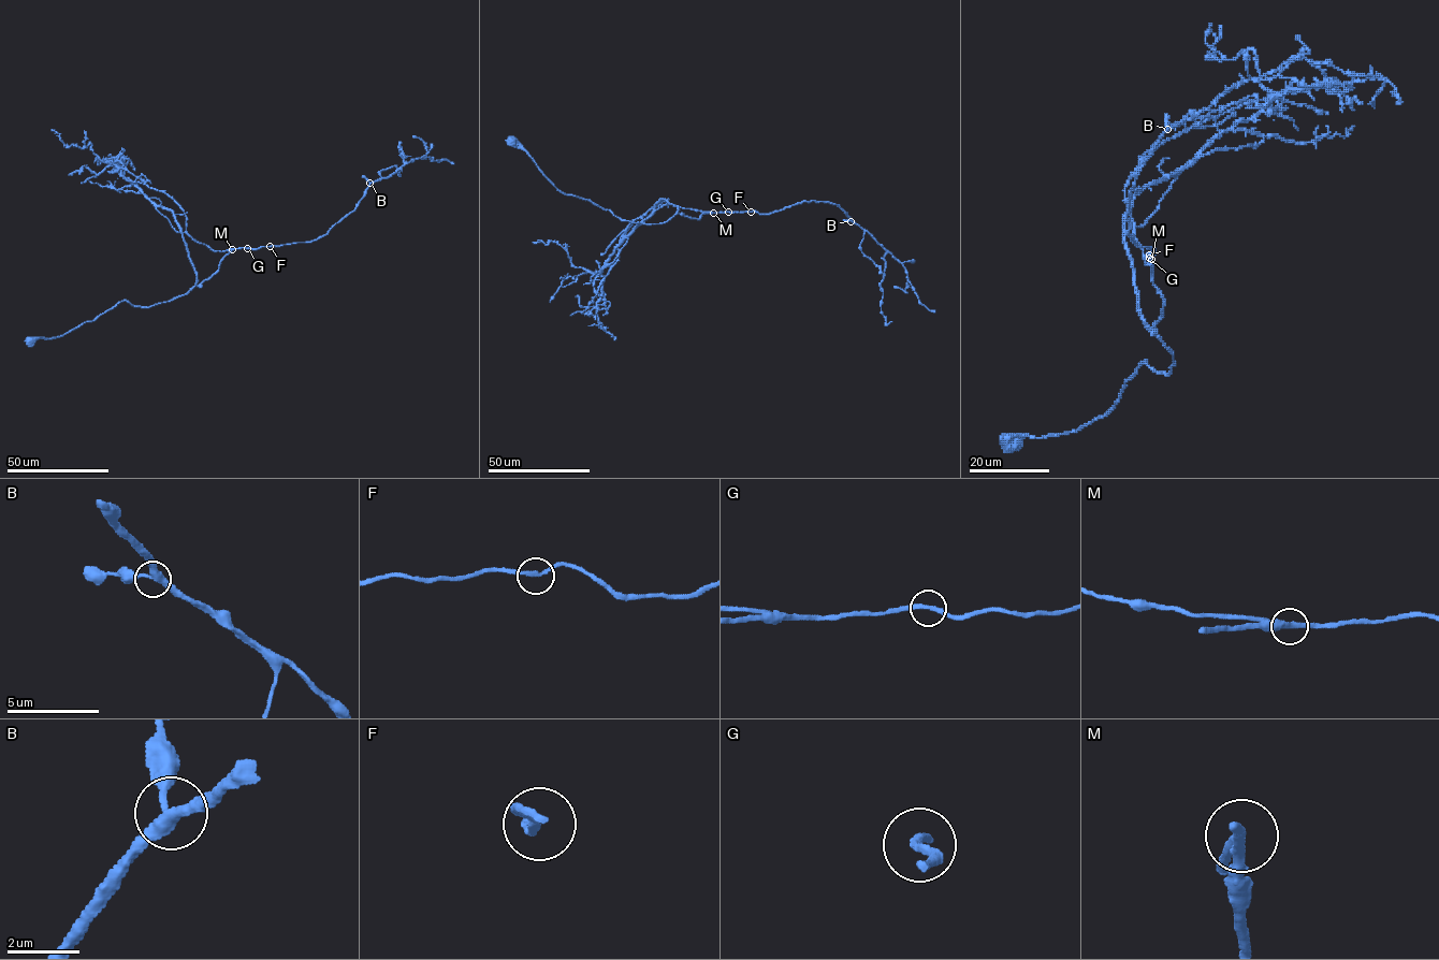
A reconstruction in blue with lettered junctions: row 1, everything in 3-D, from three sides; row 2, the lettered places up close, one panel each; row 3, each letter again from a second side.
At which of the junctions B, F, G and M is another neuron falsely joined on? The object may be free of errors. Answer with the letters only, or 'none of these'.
none of these

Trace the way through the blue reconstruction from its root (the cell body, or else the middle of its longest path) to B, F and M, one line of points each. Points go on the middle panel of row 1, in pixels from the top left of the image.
B: (511, 141), (564, 193), (634, 222), (662, 223), (677, 214), (769, 214), (812, 201), (837, 204), (851, 221)
F: (511, 141), (561, 191), (587, 199), (622, 219), (658, 223), (677, 214), (699, 219), (702, 214), (751, 212)
M: (511, 141), (561, 191), (587, 199), (622, 219), (658, 223), (677, 214), (699, 219), (702, 214), (713, 213)

